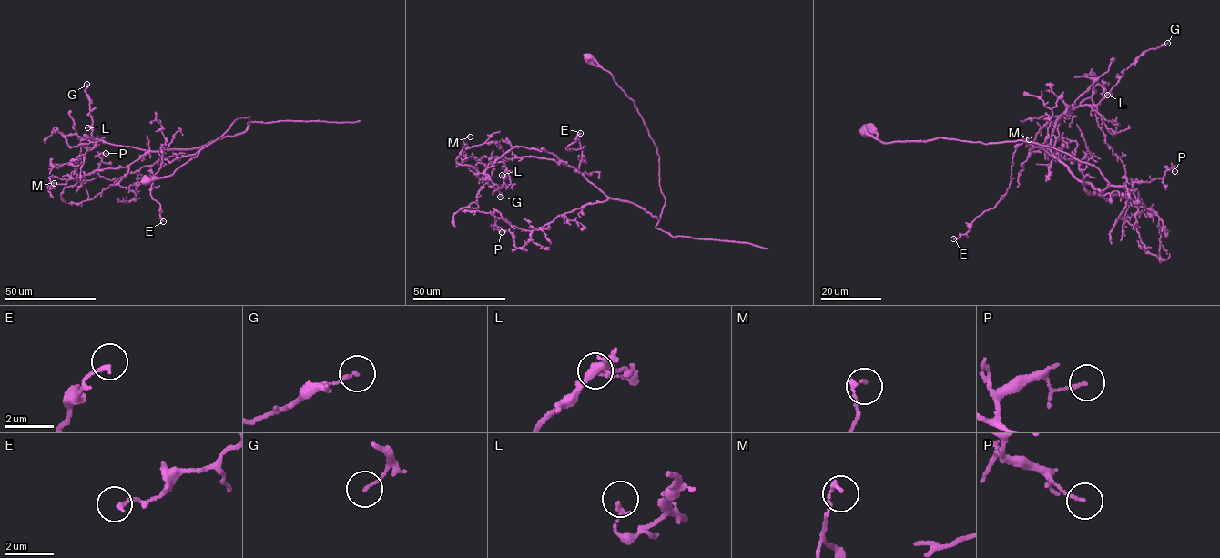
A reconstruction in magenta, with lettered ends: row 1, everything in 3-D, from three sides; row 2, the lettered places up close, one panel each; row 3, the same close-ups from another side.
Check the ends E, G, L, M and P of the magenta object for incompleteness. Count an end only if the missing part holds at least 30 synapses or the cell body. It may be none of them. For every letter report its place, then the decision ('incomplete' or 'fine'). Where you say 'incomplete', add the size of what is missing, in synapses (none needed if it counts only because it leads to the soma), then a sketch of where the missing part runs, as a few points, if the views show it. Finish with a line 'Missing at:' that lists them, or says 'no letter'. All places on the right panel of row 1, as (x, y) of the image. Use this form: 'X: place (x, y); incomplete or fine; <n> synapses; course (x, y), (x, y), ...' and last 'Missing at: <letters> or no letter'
E: place (953, 238); fine
G: place (1167, 43); fine
L: place (1107, 95); fine
M: place (1029, 139); fine
P: place (1174, 171); fine
Missing at: no letter

